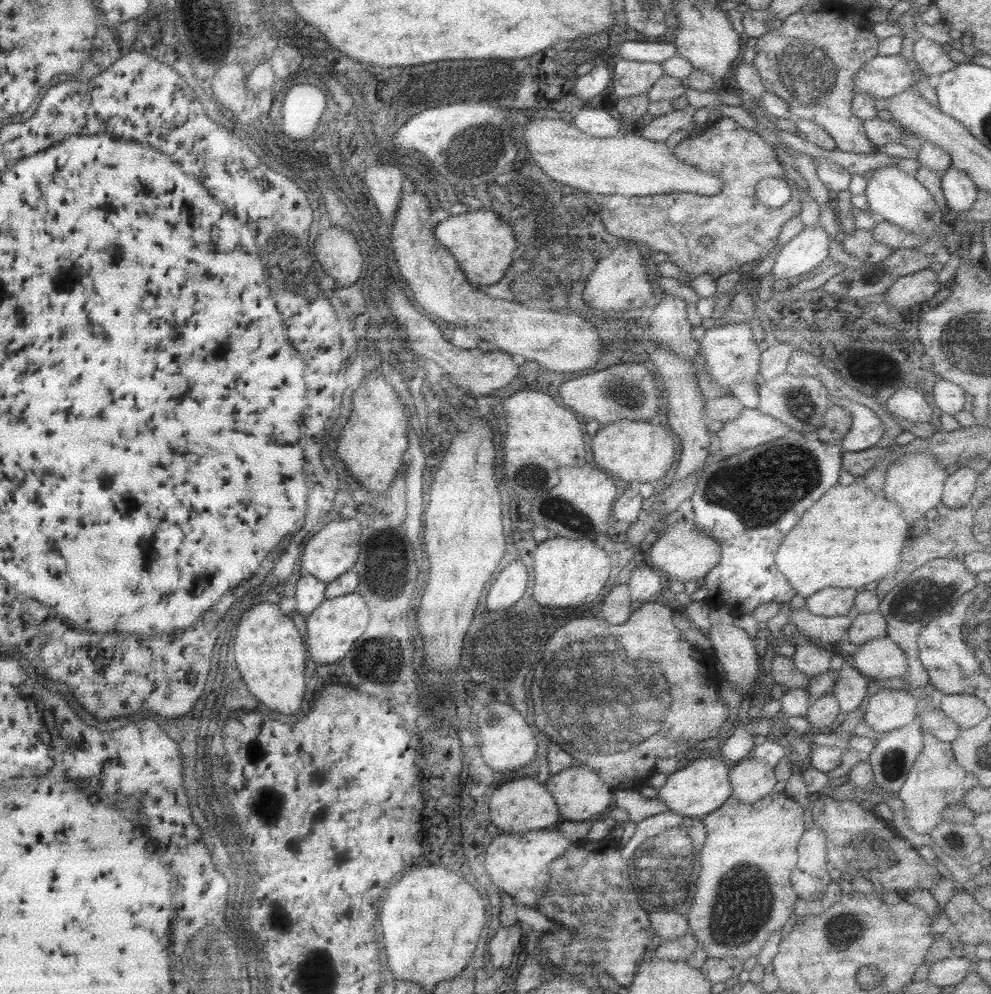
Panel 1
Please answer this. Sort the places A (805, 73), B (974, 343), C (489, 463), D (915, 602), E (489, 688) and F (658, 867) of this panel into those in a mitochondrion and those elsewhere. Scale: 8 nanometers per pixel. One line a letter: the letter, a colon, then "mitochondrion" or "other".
A: mitochondrion
B: mitochondrion
C: other
D: mitochondrion
E: mitochondrion
F: mitochondrion

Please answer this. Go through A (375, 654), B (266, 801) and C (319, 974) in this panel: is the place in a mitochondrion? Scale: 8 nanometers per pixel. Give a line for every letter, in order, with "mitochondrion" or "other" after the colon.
A: mitochondrion
B: other
C: mitochondrion

